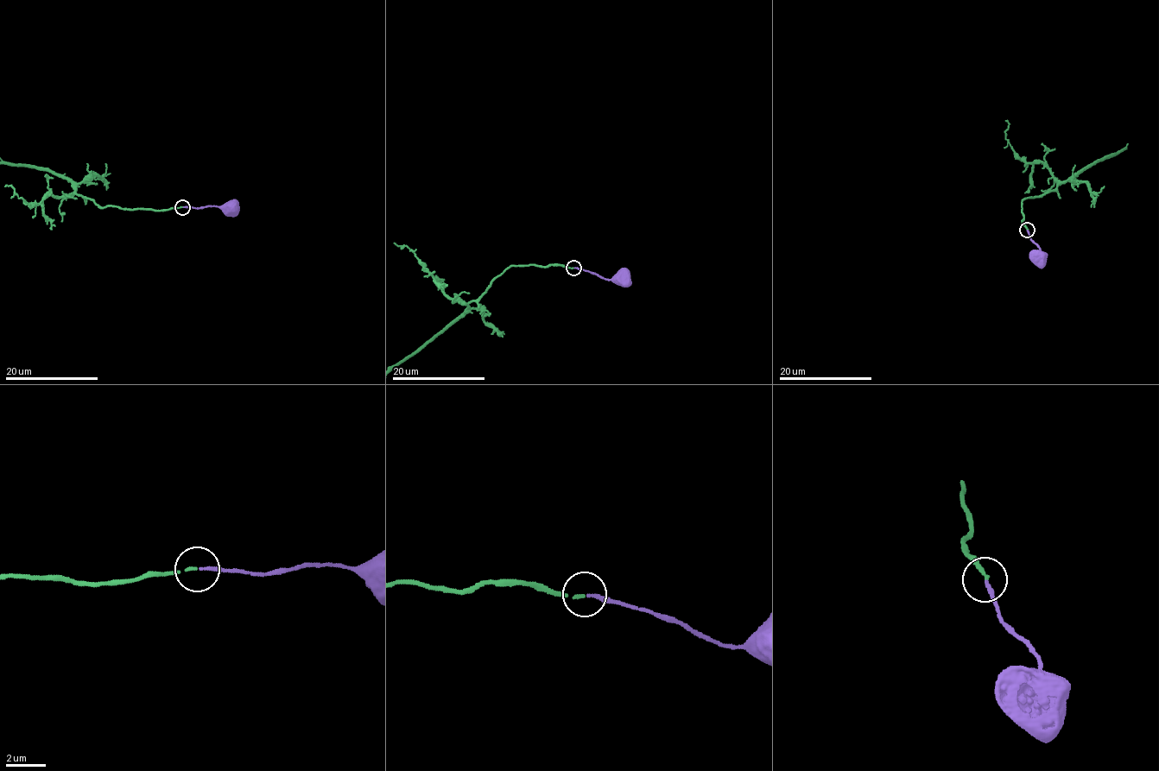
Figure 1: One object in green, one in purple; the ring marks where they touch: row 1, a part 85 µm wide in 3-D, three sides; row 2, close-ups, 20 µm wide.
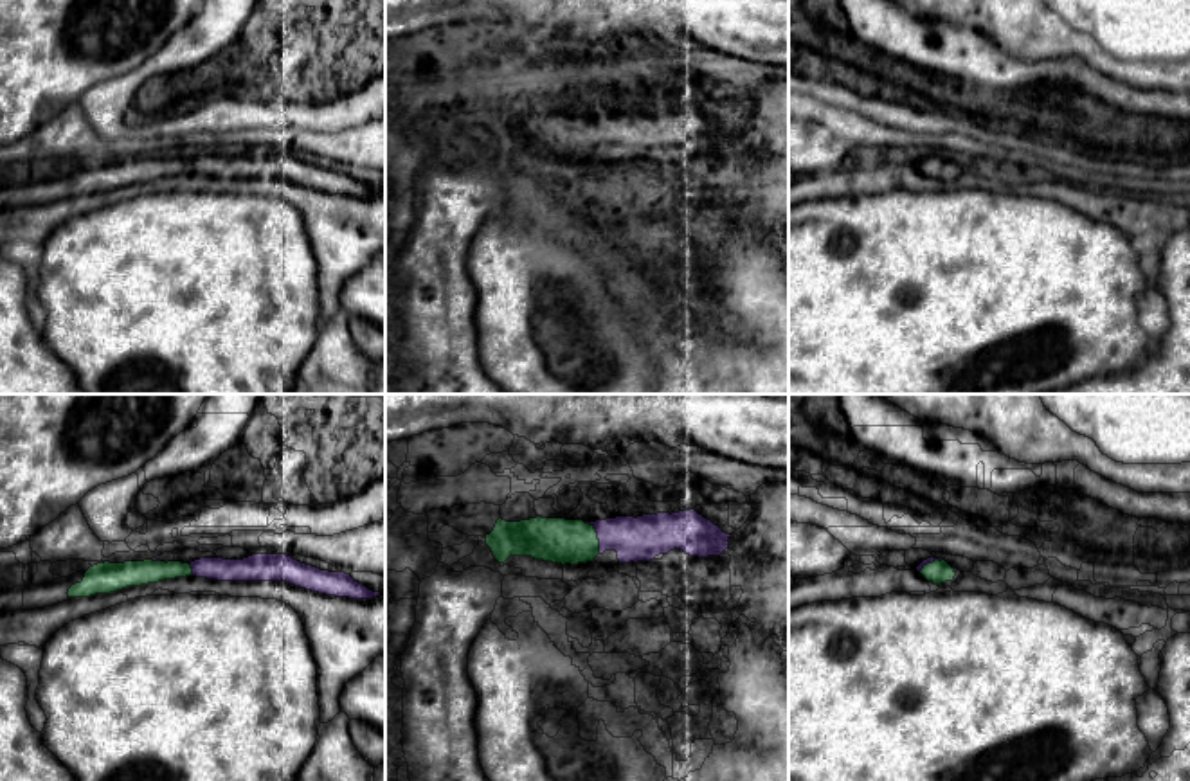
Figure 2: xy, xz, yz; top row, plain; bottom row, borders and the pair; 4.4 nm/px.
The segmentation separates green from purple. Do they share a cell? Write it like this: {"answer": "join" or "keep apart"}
{"answer": "join"}

